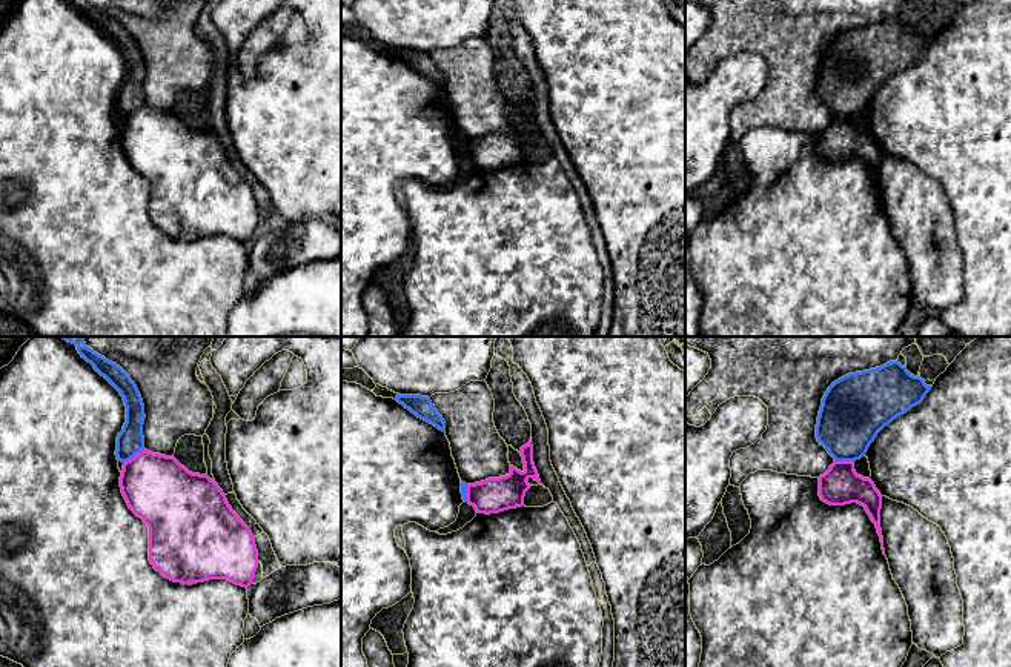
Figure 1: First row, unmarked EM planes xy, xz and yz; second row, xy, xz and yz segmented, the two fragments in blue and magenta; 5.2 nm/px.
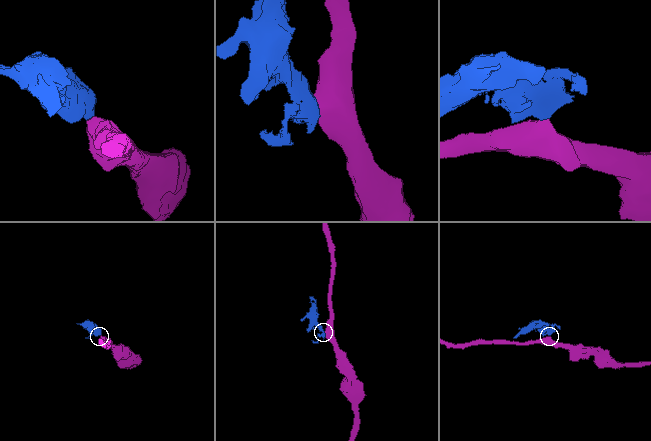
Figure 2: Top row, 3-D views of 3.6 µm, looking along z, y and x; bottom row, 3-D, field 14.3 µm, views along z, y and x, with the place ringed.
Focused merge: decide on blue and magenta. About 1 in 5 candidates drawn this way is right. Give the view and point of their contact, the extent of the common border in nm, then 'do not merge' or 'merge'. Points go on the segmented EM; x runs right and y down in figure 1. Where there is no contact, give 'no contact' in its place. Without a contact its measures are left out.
contact xy (134, 455); length 130 nm; do not merge

